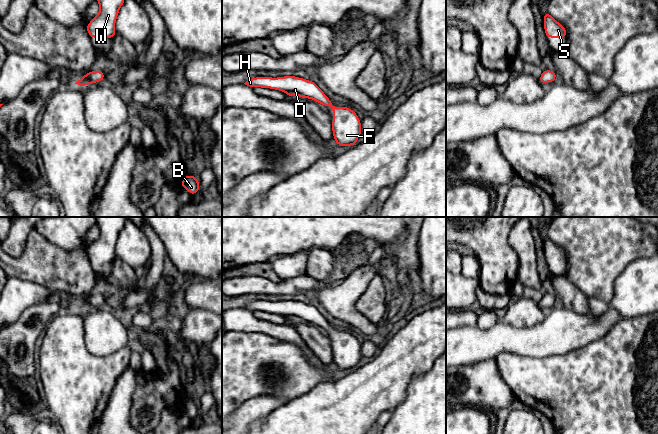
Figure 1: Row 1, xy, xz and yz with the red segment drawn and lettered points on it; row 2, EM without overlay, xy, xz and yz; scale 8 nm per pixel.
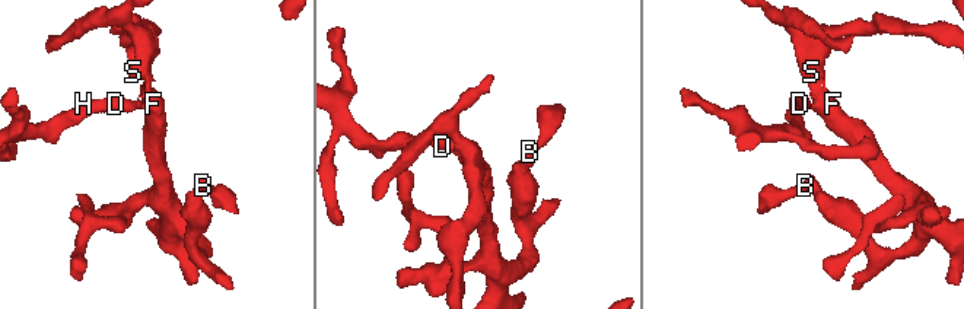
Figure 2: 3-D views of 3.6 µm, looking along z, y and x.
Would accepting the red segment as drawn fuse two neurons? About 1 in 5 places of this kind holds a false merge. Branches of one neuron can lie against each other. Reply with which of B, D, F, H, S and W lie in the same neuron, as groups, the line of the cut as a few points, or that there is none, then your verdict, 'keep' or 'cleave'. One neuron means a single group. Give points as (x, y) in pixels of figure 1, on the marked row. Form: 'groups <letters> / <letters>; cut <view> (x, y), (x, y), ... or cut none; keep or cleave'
groups B D F H S W; cut none; keep

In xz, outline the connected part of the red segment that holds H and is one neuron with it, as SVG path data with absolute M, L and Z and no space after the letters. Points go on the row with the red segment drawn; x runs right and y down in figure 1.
M297 76L283 77L255 77L248 79L245 85L254 89L255 87L270 88L286 93L289 97L299 96L317 101L322 106L329 106L334 112L332 119L333 138L339 146L352 147L358 141L361 131L361 120L354 110L346 106L337 108L331 100L311 80L305 80Z

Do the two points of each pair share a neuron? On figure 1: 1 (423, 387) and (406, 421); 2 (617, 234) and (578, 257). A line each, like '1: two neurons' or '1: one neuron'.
1: one neuron
2: one neuron

